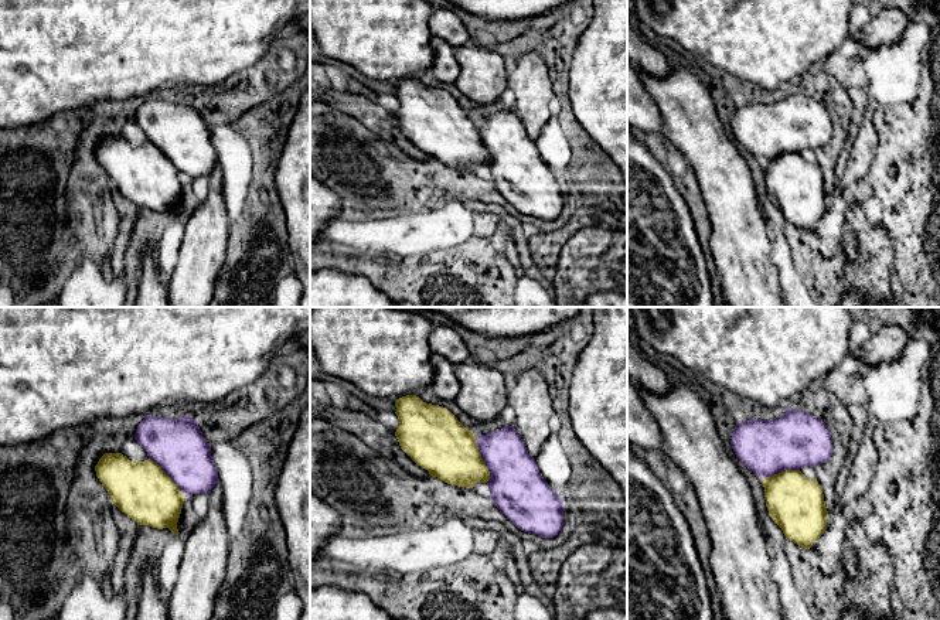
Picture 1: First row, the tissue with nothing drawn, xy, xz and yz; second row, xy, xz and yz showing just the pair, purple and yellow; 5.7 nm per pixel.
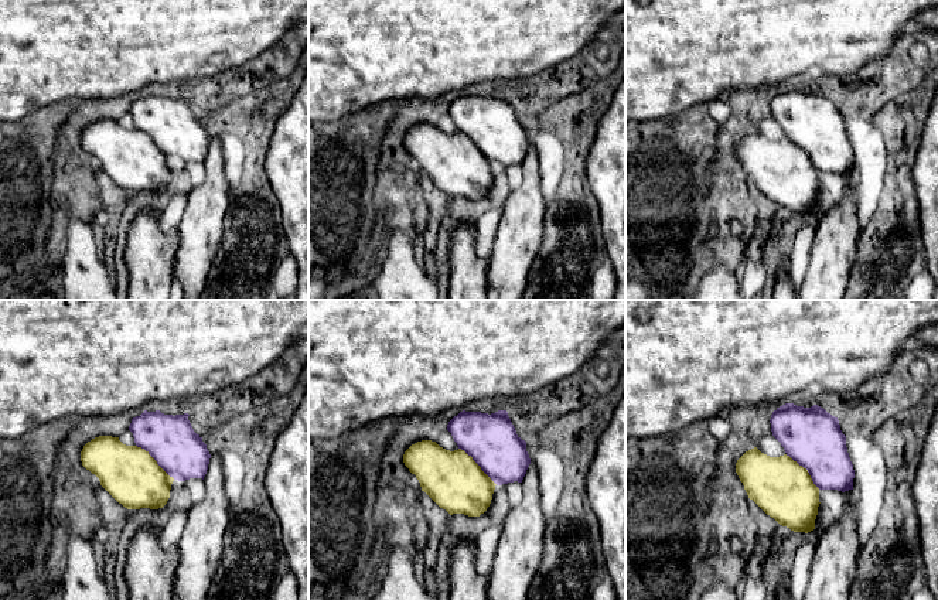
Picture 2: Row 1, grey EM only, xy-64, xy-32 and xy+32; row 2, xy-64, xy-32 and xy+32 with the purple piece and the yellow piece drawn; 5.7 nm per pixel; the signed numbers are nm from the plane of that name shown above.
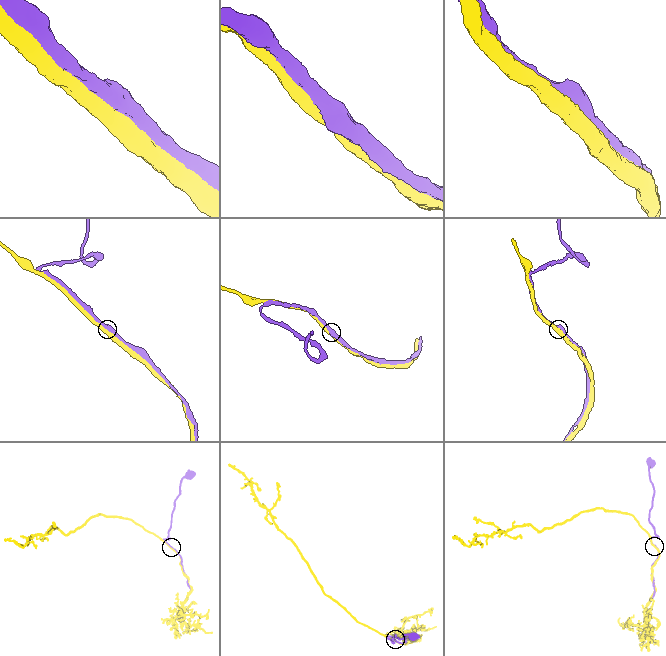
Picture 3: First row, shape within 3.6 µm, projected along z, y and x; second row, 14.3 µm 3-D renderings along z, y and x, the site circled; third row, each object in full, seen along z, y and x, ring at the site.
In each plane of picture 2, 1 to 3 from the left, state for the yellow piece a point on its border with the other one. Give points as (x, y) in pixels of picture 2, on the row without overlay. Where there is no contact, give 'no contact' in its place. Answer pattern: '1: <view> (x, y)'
1: xy-64 (156, 143)
2: xy-32 (477, 146)
3: xy+32 (805, 150)

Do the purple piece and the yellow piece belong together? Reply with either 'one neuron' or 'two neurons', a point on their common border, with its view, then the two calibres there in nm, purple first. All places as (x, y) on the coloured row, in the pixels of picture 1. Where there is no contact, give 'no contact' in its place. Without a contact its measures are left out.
one neuron; meets purple in xz at (482, 457); 300 nm thick on the purple side, 320 nm on the other

